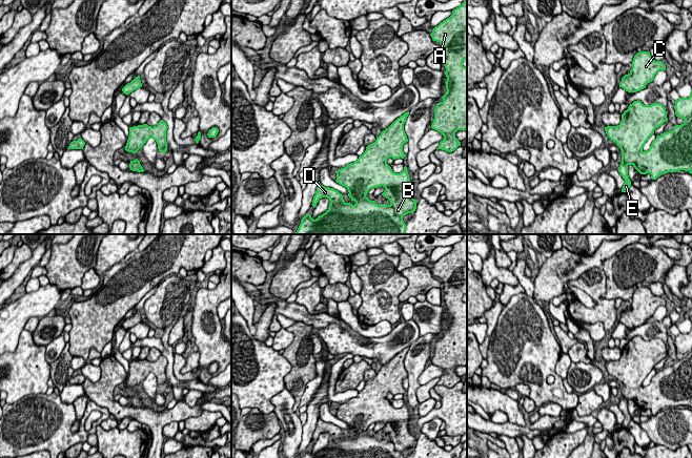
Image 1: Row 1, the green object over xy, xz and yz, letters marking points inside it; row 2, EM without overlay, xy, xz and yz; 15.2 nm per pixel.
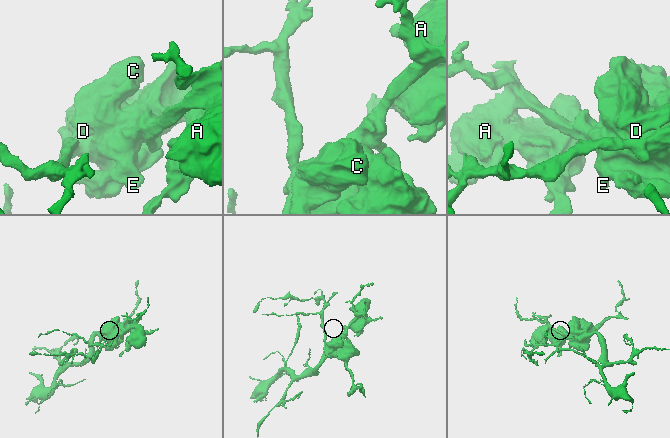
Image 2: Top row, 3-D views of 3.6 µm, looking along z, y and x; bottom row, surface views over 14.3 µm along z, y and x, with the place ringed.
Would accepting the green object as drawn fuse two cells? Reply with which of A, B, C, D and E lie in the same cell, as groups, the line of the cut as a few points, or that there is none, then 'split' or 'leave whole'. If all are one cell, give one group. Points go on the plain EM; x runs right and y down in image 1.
A B C D E | no cut | leave whole

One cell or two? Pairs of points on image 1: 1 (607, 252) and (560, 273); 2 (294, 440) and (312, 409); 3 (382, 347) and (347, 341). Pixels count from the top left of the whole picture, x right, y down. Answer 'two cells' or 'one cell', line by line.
1: one cell
2: two cells
3: one cell

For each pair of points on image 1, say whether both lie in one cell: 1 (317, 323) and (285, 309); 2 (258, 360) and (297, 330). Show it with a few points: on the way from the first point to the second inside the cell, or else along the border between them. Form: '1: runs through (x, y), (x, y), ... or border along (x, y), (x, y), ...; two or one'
1: runs through (309, 319), (292, 310); one
2: border along (281, 354), (290, 365), (290, 371), (284, 378); two

